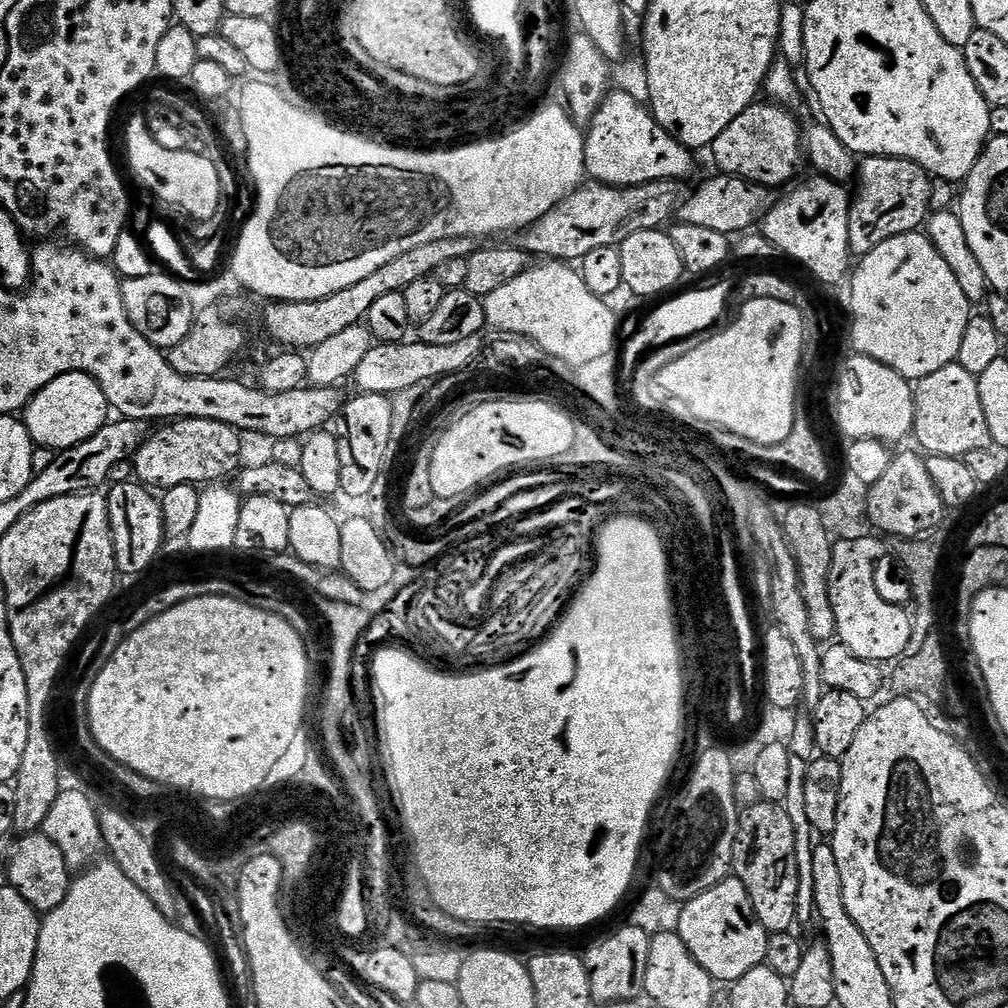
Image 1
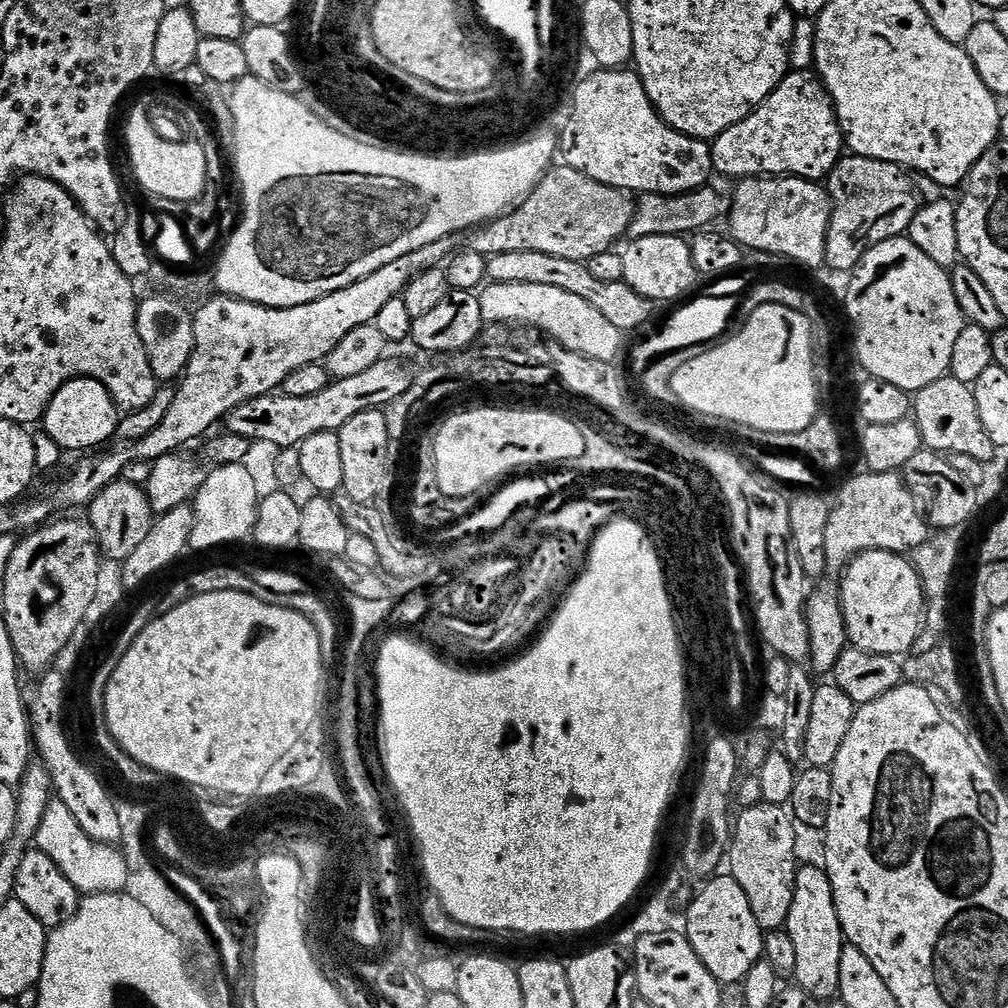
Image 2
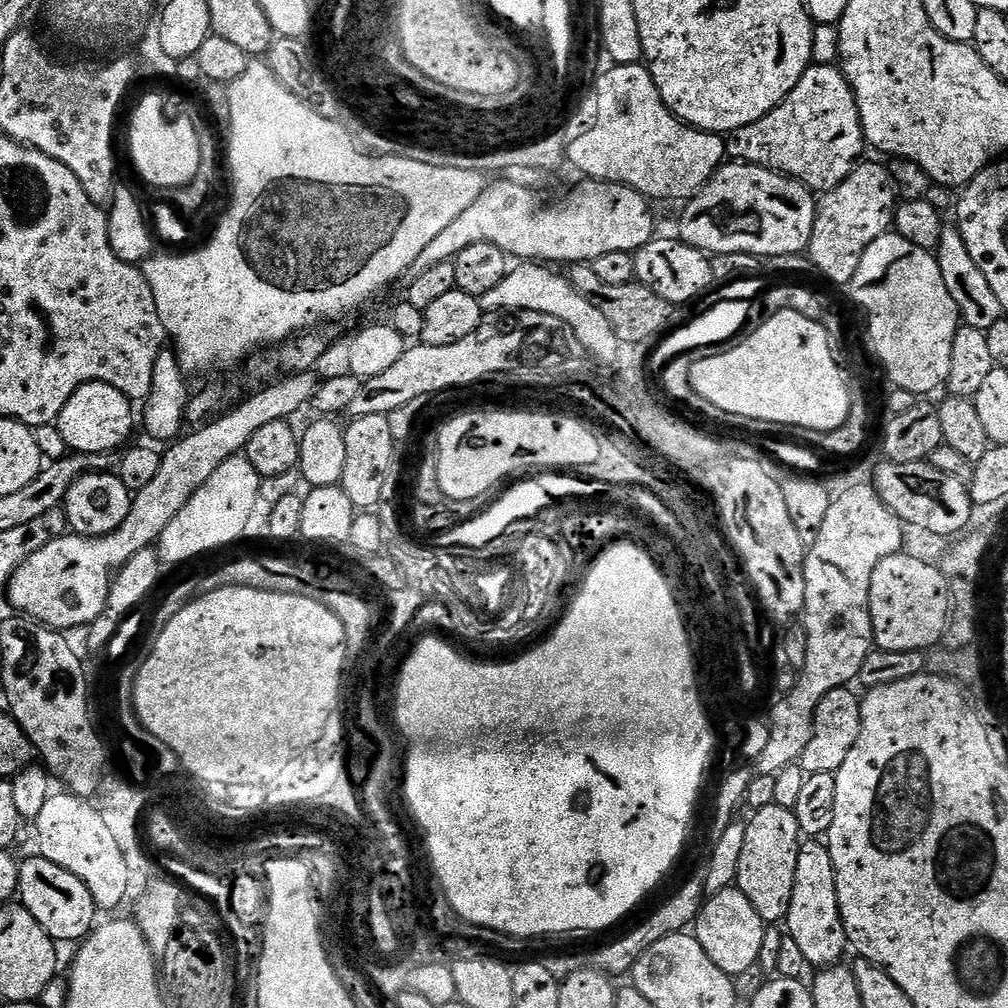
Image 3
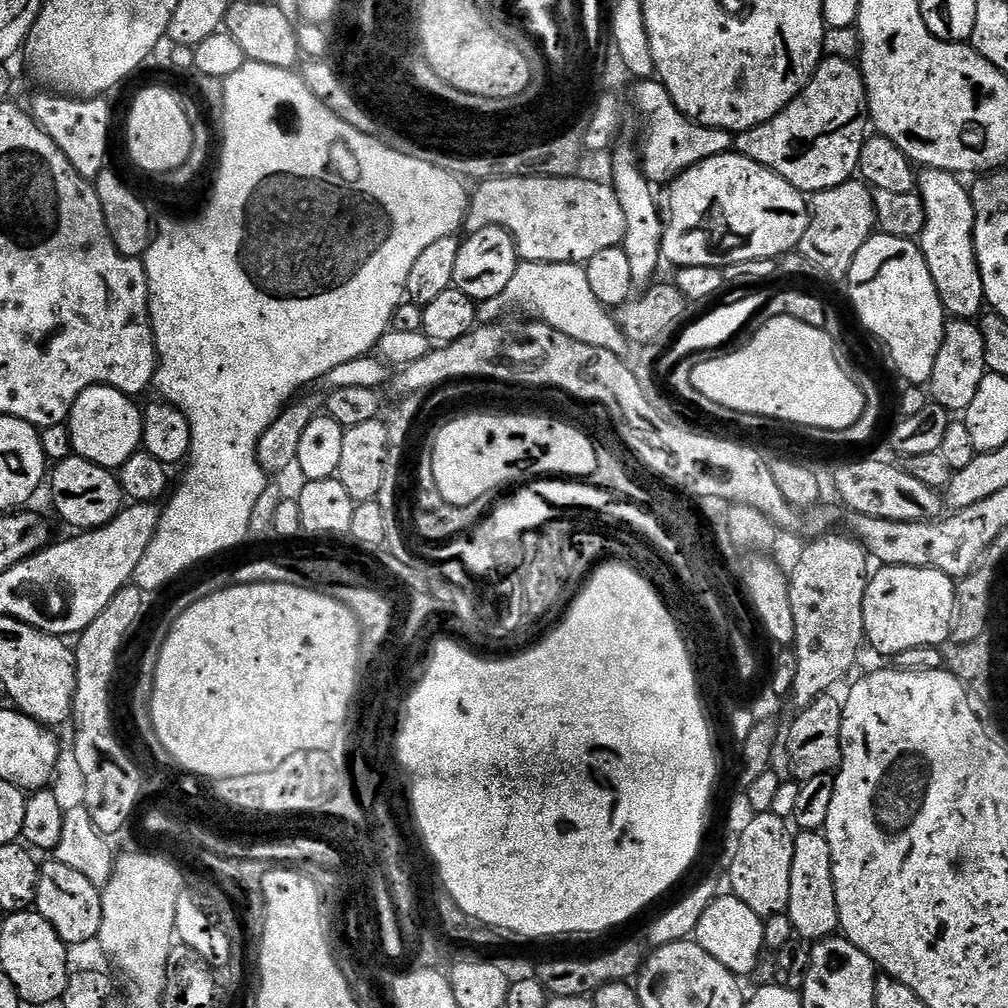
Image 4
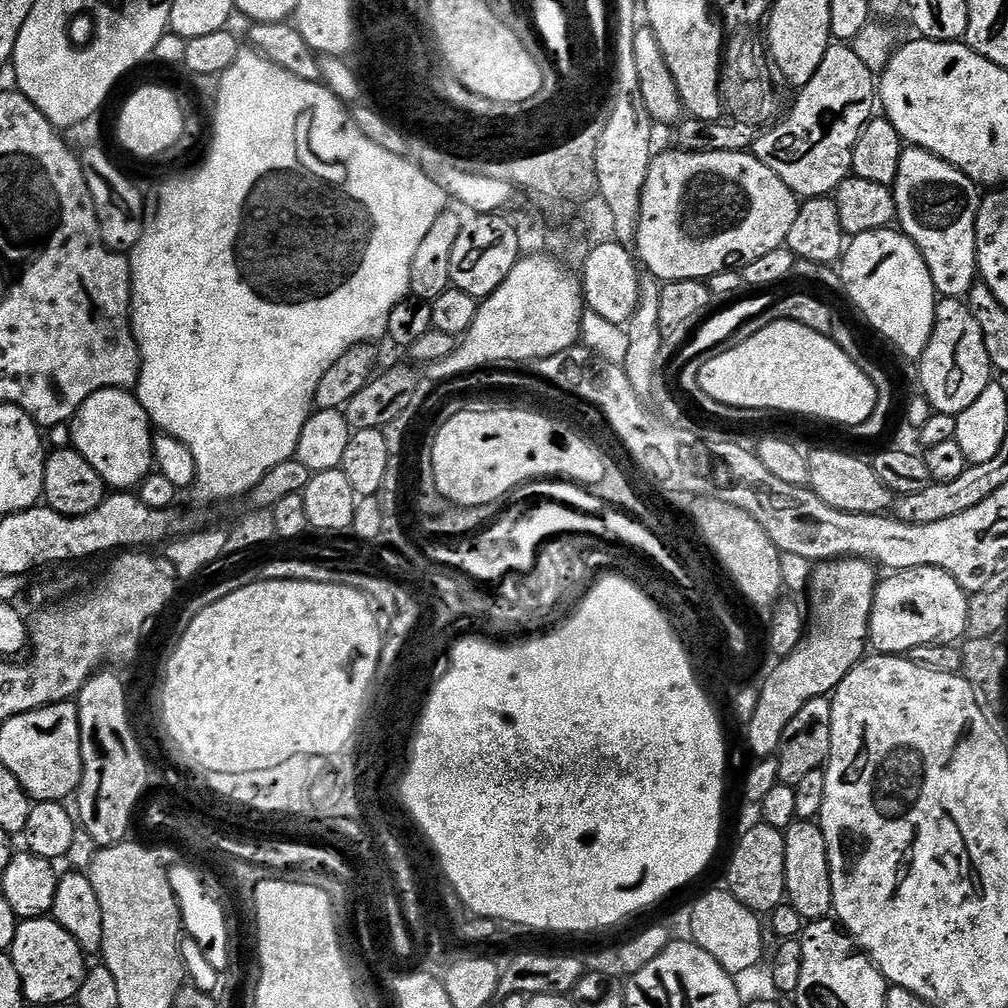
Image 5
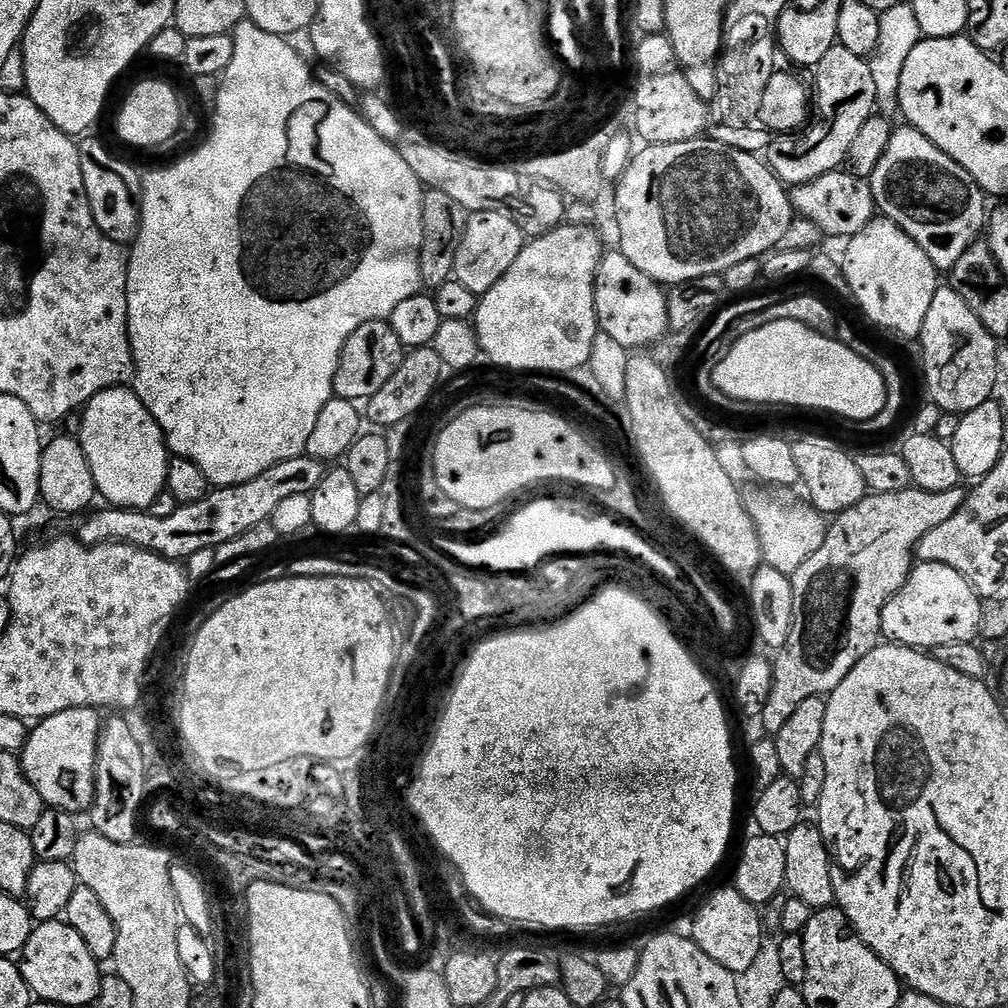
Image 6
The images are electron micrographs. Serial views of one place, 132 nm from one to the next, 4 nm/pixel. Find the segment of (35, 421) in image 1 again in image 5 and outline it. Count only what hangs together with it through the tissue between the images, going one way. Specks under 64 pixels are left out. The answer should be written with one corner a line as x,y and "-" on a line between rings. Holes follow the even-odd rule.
122,388
98,390
82,402
70,421
71,447
103,478
112,490
132,490
153,471
152,437
154,425
146,410
136,401
131,391

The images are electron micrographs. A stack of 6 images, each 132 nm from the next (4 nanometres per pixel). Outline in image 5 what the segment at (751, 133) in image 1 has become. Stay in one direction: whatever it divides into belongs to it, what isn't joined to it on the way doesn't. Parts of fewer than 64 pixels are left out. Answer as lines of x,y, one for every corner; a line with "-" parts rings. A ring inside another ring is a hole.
833,42
828,45
822,58
822,66
814,70
814,78
810,78
810,82
806,82
806,86
799,89
797,96
800,97
797,98
796,105
789,110
788,117
764,130
769,132
761,131
750,151
760,159
762,166
770,166
770,170
778,174
778,178
786,182
786,186
797,198
831,197
837,186
848,179
852,171
854,142
858,142
858,134
862,134
862,130
877,111
878,76
871,72
847,43

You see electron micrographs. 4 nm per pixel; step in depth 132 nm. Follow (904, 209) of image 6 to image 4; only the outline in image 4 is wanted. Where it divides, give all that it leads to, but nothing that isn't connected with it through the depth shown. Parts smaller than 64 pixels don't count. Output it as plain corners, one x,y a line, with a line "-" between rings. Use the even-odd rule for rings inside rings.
924,168
918,176
918,195
926,210
924,229
920,231
920,252
930,266
930,278
938,290
945,313
957,320
975,321
985,311
982,274
974,246
974,206
971,191
959,175
940,168

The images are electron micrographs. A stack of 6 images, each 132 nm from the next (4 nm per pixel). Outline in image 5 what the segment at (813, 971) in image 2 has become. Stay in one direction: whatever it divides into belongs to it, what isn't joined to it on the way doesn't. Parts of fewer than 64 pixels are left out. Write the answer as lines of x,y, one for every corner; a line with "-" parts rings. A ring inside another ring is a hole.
810,820
794,821
783,829
786,842
786,900
802,914
805,922
823,920
833,915
830,862
826,850
826,838
819,823

